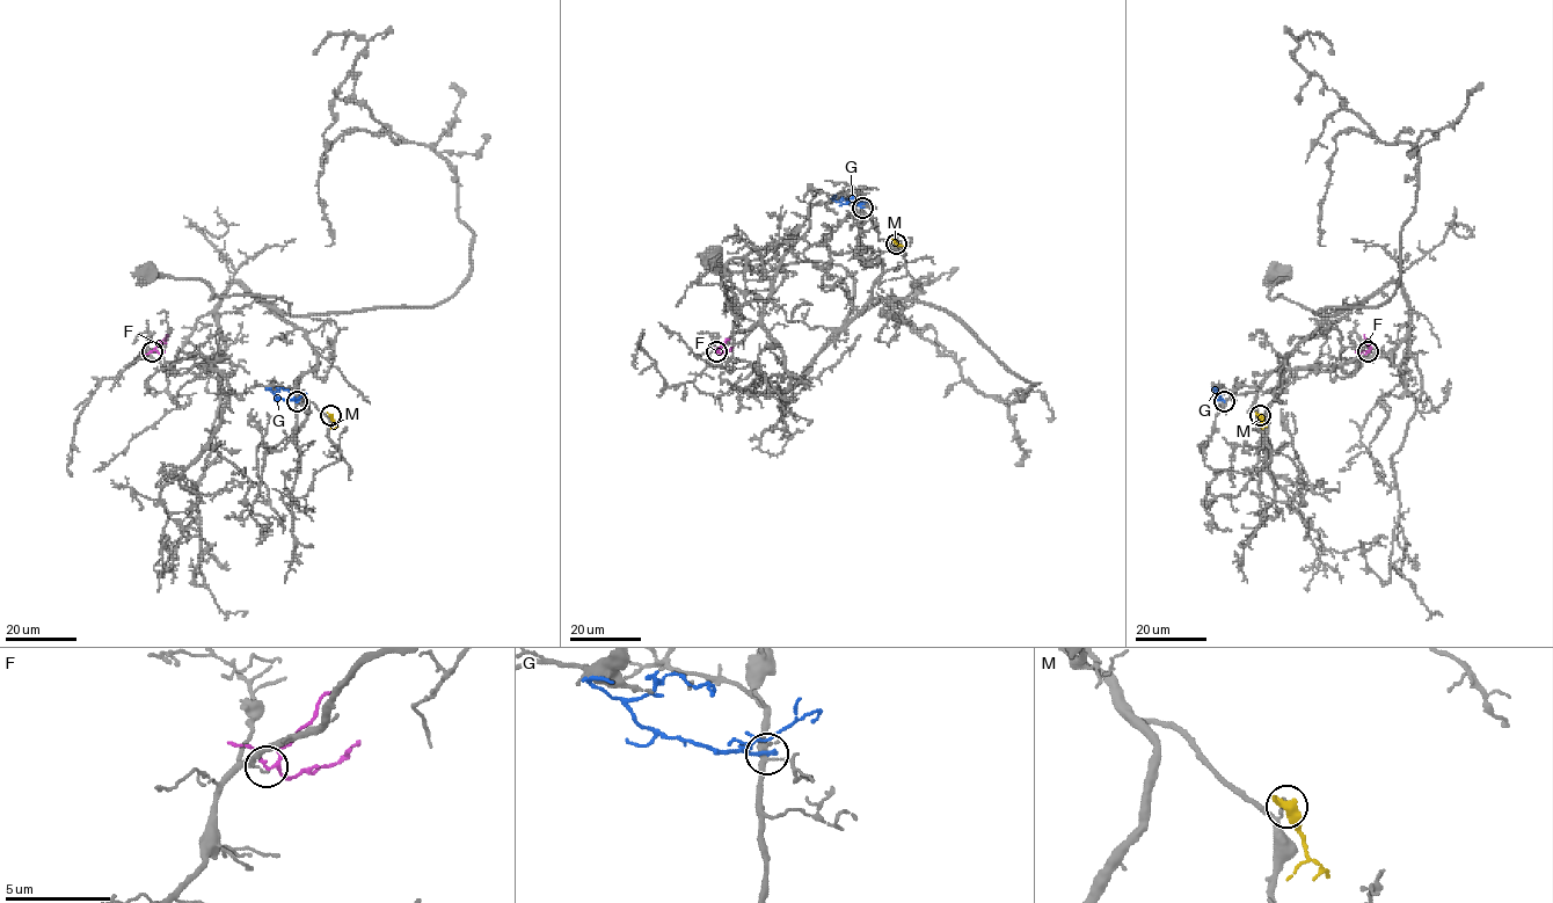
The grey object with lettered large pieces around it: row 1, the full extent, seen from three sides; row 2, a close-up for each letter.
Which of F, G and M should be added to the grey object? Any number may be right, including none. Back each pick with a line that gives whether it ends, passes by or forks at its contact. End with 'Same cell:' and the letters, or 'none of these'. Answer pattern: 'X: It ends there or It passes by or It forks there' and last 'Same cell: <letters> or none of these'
Same cell: none of these

